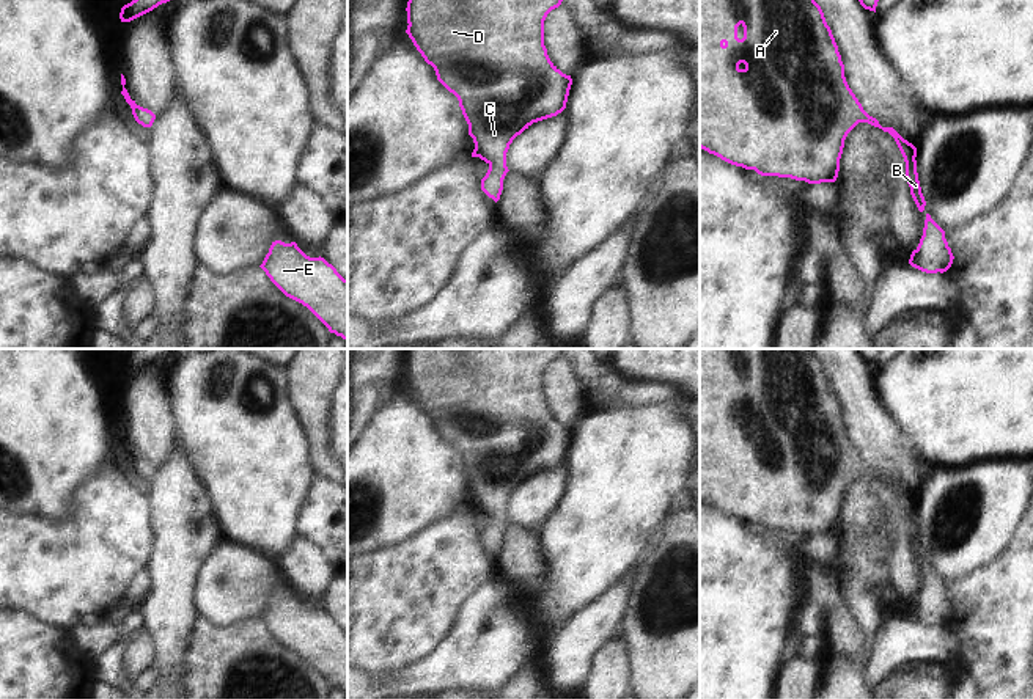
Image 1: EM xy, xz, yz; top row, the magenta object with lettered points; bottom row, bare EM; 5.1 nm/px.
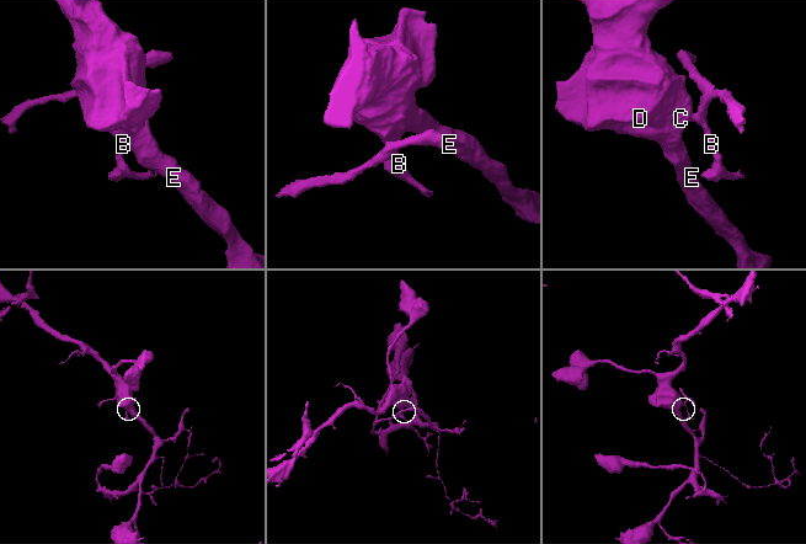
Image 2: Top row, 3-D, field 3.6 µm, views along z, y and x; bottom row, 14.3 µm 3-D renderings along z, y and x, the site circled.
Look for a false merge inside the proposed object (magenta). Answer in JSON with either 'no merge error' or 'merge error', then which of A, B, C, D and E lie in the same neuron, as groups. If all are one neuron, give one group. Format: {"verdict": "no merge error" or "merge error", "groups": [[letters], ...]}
{"verdict": "no merge error", "groups": [["A", "B", "C", "D", "E"]]}

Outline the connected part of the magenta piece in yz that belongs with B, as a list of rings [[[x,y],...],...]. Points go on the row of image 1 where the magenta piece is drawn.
[[[700,0],[700,148],[720,157],[722,160],[742,167],[745,170],[755,170],[761,176],[791,177],[796,181],[805,181],[808,184],[835,182],[840,171],[840,159],[844,148],[847,134],[858,124],[868,123],[874,127],[888,132],[906,162],[906,177],[910,187],[910,195],[920,212],[925,210],[926,201],[921,193],[918,173],[917,173],[917,148],[904,140],[893,127],[882,127],[879,121],[869,116],[844,77],[844,64],[838,52],[838,46],[832,35],[830,27],[825,22],[821,6],[814,0]]]

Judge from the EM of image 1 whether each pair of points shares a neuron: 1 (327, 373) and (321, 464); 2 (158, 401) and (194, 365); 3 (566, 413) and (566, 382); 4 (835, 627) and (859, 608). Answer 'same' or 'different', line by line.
1: same
2: different
3: same
4: different

